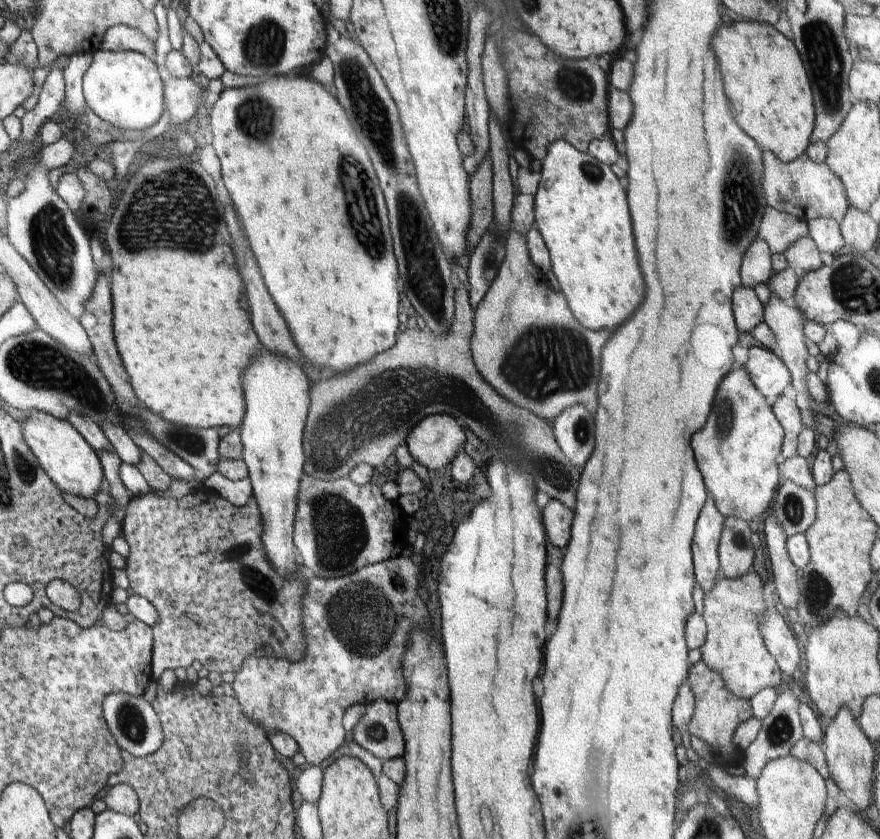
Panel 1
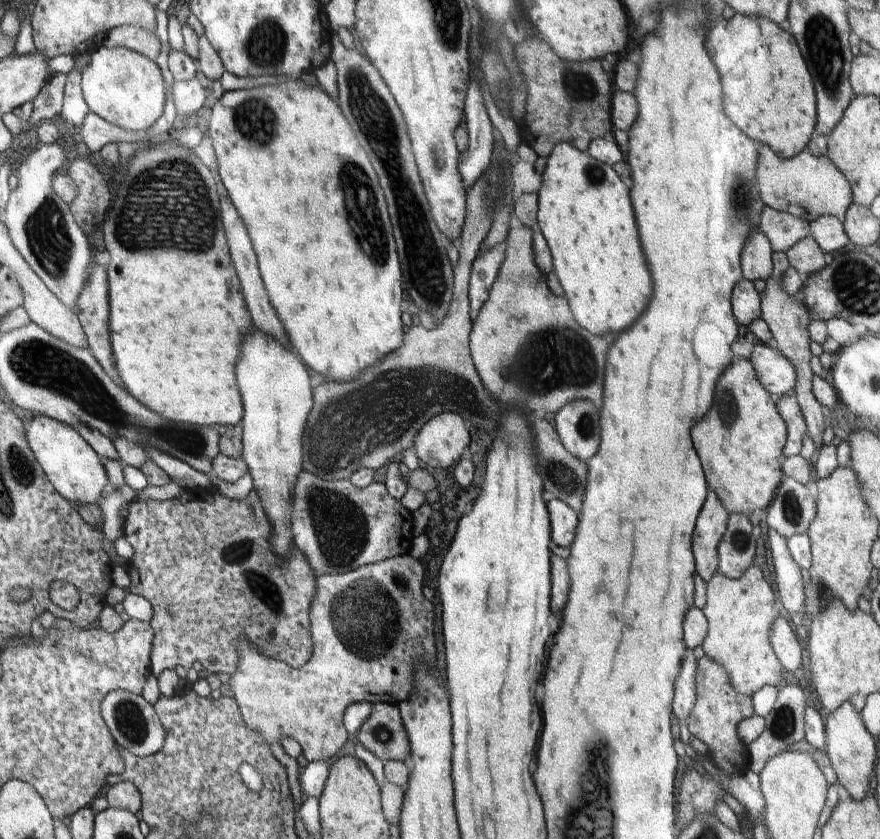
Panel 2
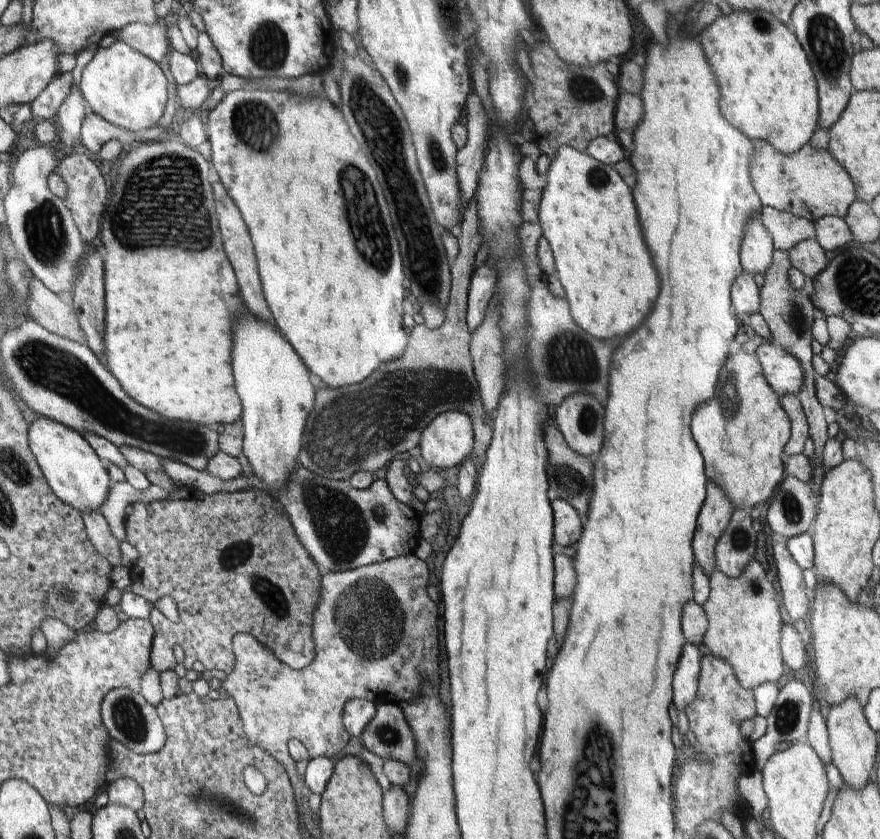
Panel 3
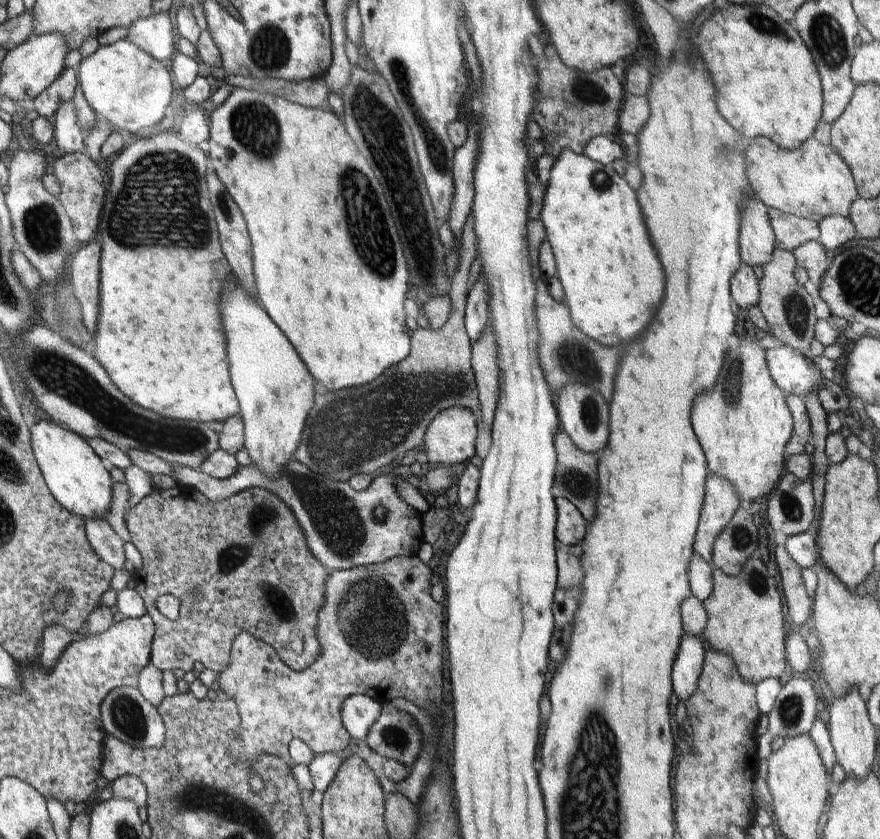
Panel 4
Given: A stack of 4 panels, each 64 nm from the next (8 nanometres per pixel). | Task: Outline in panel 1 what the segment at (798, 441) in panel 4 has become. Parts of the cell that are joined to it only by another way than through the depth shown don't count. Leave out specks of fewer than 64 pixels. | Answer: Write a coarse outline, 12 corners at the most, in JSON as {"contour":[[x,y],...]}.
{"contour":[[785,396],[771,402],[783,428],[781,460],[797,456],[803,430],[797,404]]}

